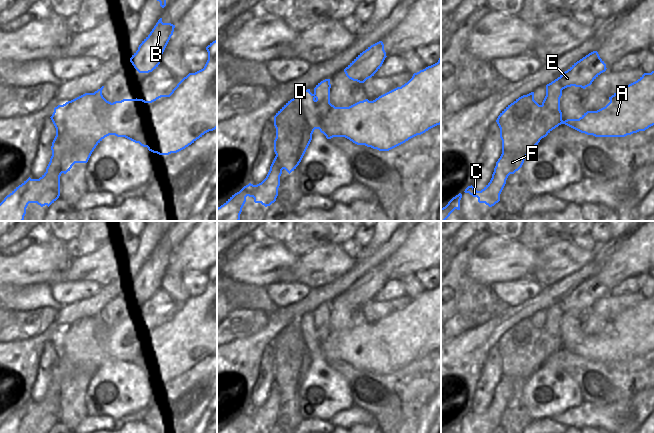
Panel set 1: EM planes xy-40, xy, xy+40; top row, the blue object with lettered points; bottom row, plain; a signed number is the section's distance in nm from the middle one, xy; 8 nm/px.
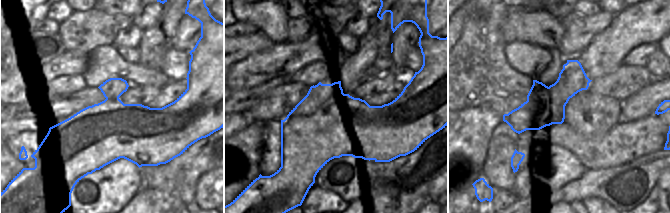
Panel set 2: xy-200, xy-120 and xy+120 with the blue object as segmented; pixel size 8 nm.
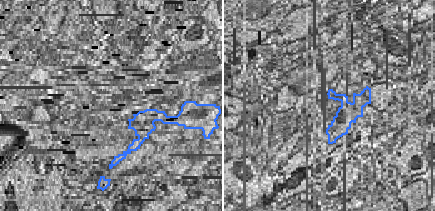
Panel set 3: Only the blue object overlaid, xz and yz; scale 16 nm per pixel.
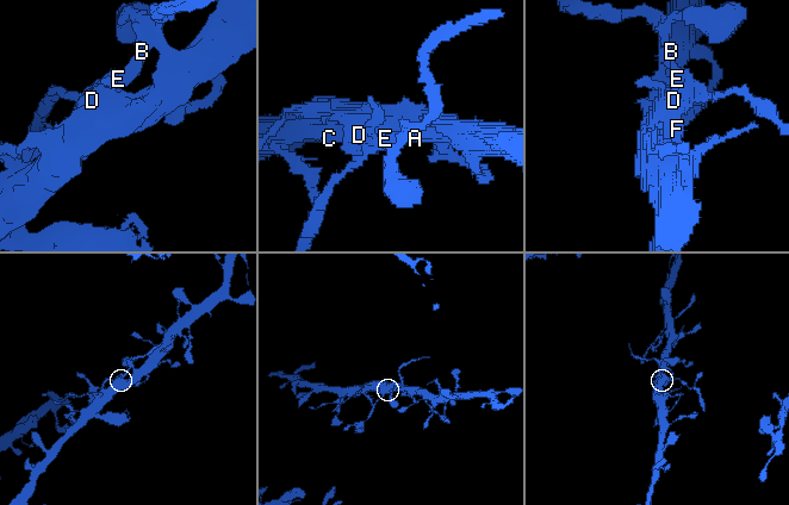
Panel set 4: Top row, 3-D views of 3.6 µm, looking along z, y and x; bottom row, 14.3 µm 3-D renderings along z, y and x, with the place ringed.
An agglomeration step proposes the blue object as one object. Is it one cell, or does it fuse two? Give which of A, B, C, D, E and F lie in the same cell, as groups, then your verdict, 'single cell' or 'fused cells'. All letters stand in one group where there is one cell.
groups A C D F / B E; fused cells

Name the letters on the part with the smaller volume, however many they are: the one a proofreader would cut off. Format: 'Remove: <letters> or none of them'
Remove: B, E.

